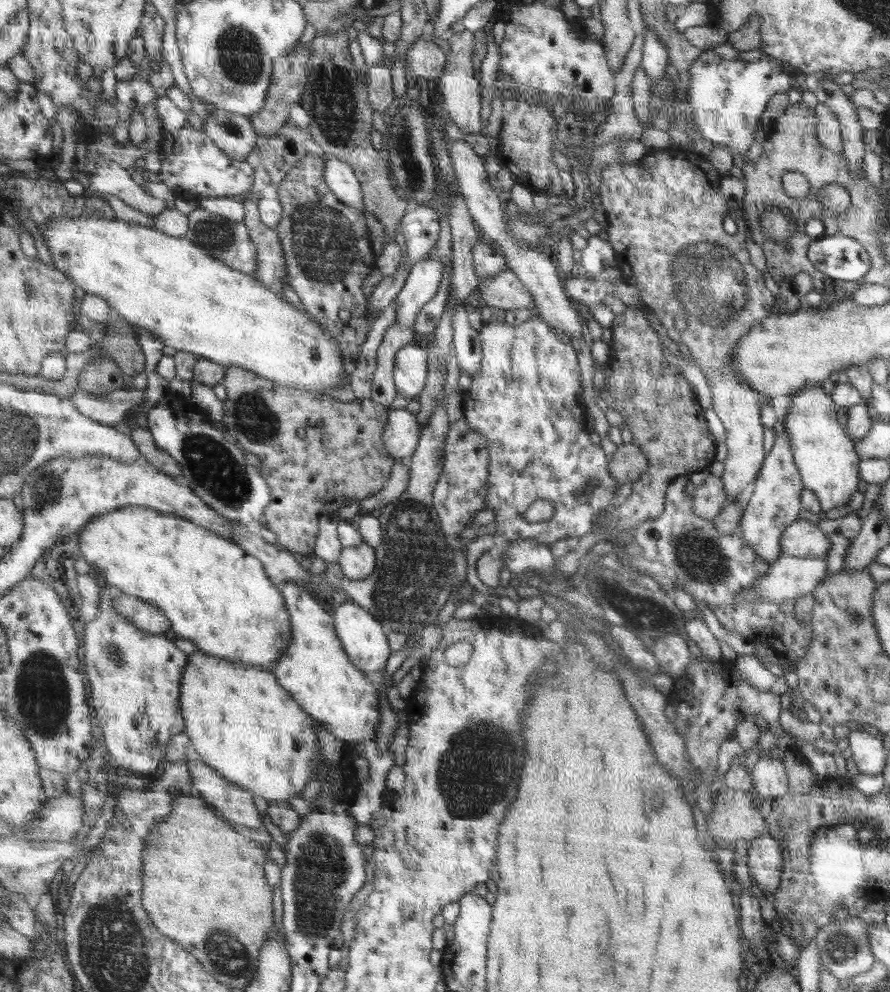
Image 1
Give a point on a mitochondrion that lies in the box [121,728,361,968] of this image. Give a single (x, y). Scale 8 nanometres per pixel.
(322, 870)

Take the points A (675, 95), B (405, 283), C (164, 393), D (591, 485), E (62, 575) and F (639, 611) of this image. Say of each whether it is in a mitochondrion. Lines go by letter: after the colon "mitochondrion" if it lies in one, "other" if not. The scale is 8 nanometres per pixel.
A: other
B: other
C: other
D: mitochondrion
E: other
F: mitochondrion

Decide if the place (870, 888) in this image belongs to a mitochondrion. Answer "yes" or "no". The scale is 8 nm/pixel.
no

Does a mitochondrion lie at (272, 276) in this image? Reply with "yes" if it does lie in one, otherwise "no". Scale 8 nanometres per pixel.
yes

